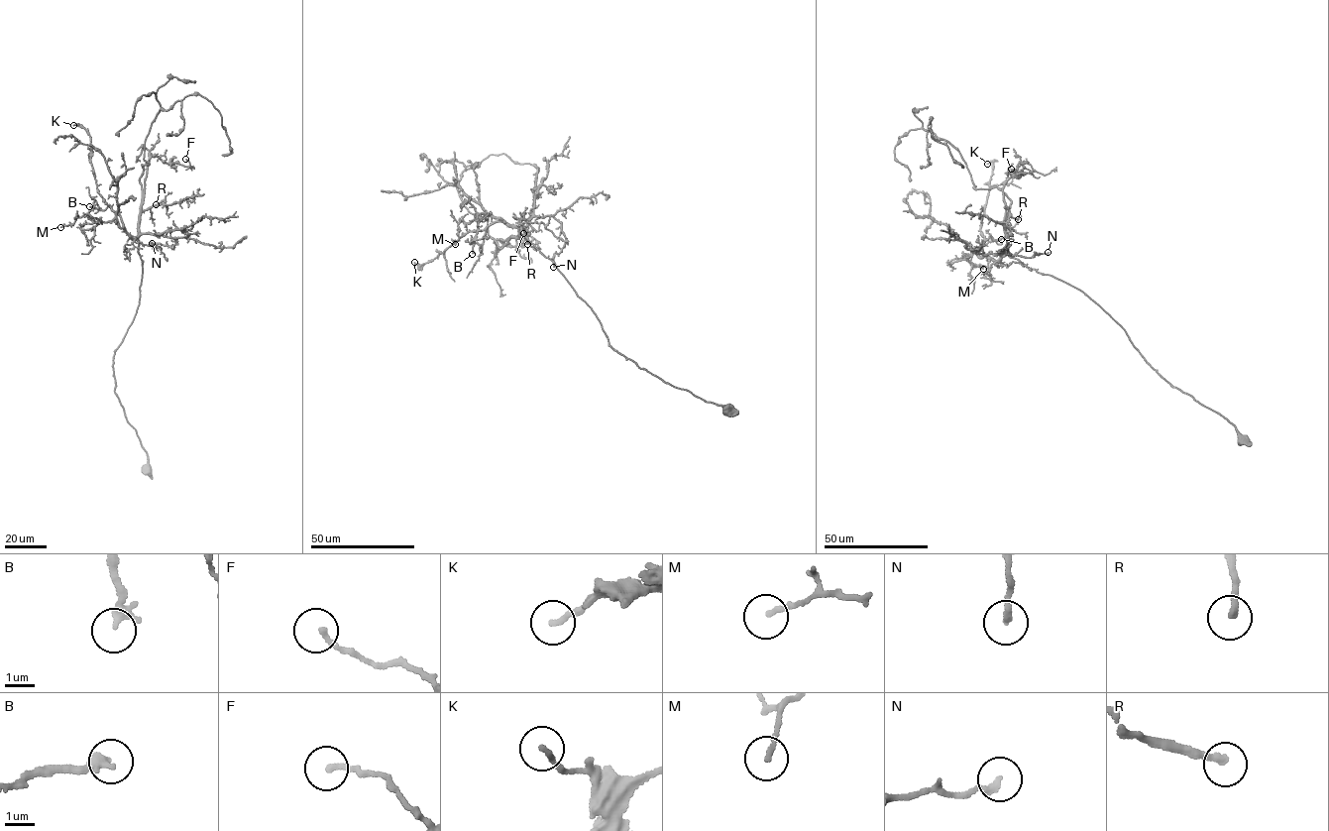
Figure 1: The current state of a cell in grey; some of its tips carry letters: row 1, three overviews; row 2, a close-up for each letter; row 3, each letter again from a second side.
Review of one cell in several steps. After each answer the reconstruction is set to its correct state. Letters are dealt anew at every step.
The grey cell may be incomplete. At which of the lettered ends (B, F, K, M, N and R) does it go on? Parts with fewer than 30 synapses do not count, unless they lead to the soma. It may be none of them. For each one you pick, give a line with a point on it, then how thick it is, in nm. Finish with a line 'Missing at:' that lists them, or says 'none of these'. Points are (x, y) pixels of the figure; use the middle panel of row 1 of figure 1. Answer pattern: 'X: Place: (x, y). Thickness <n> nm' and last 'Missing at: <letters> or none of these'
Missing at: none of these

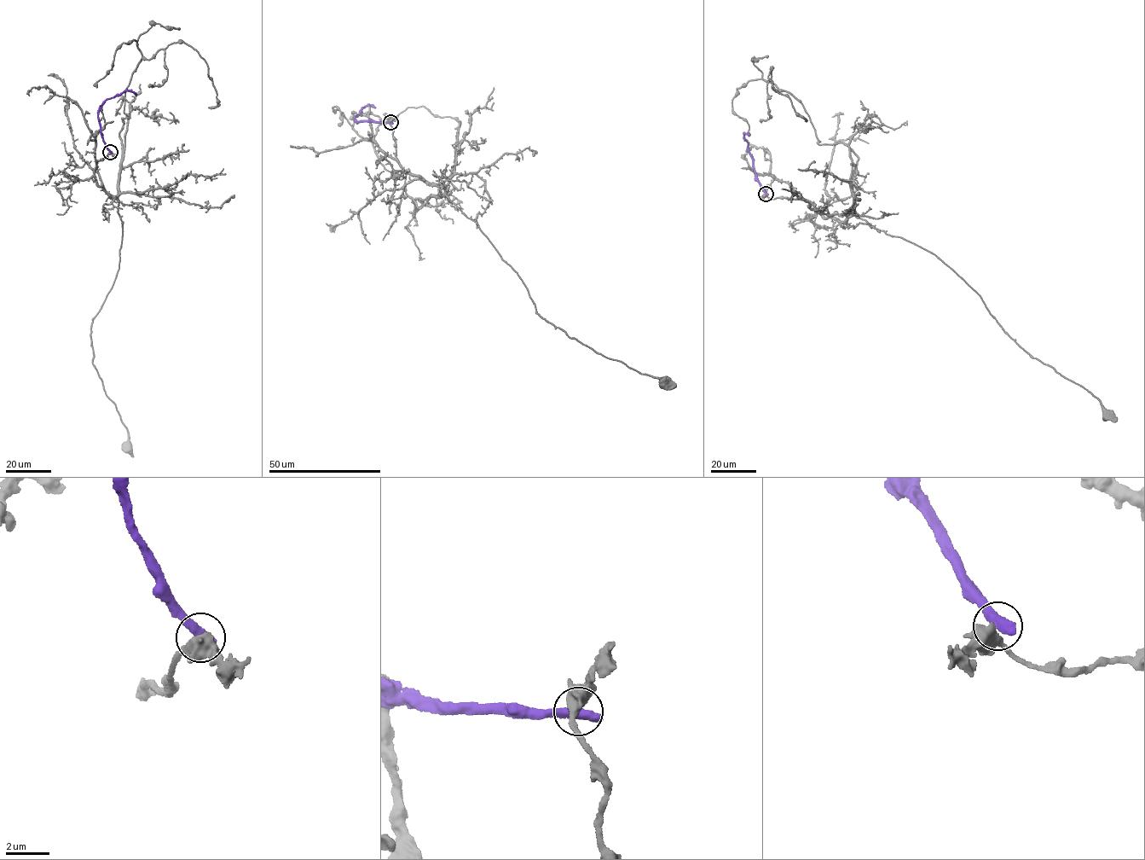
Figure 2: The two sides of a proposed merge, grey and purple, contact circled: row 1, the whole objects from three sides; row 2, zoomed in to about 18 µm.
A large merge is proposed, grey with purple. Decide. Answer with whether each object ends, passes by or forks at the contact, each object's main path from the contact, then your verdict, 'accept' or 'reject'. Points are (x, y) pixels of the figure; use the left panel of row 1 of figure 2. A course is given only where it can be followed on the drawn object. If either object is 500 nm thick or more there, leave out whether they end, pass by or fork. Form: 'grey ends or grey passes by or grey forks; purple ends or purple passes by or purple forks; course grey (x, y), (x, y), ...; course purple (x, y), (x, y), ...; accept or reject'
course grey (110, 151), (95, 162), (94, 176), (106, 191), (119, 194), (118, 267), (90, 334), (93, 363), (129, 446); course purple (110, 151), (101, 131), (100, 107), (106, 100), (125, 90), (135, 92), (135, 95); reject

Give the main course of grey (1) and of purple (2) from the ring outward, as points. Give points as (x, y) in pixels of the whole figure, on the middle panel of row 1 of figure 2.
1: (390, 122), (396, 160), (403, 170), (445, 186), (449, 200), (516, 272), (540, 316), (607, 357), (665, 382)
2: (390, 122), (356, 123), (354, 119), (364, 107), (375, 107)

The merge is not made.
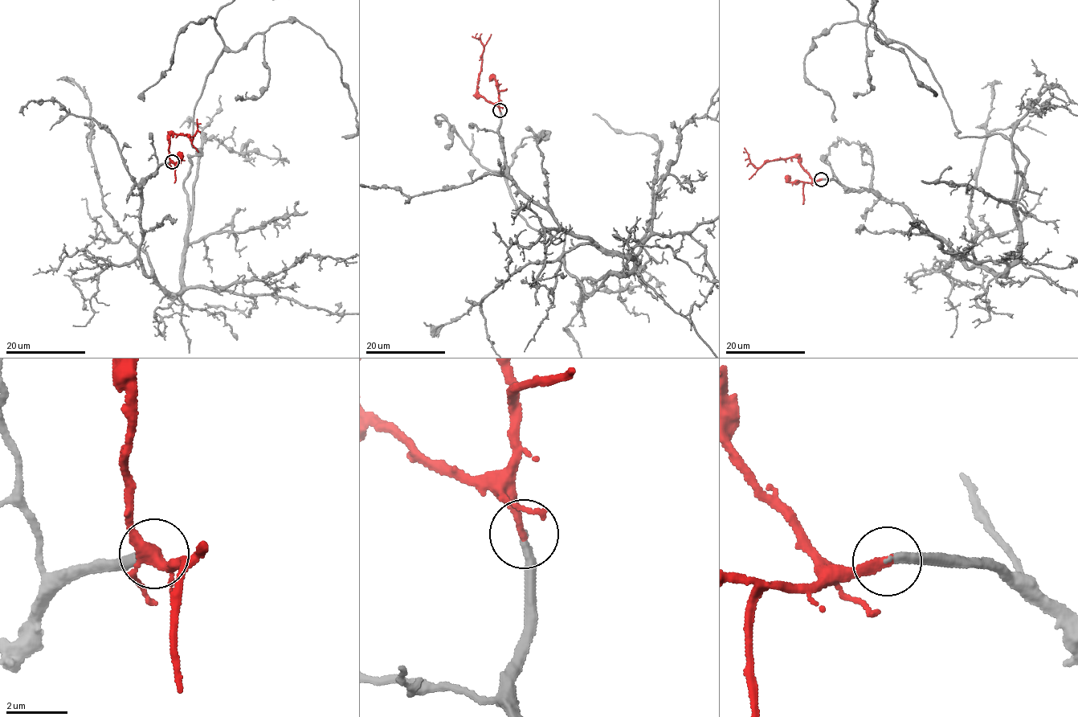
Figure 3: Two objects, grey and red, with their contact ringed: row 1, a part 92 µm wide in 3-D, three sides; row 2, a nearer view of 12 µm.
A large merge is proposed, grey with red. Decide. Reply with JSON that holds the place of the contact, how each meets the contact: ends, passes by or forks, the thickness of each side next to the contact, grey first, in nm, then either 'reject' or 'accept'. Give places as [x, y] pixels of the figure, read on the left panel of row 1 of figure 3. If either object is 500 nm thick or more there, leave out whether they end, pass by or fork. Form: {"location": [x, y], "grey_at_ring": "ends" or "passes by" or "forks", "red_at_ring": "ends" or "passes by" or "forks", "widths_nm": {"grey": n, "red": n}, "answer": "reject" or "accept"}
{"location": [172, 161], "grey_at_ring": "ends", "red_at_ring": "ends", "widths_nm": {"grey": 240, "red": 300}, "answer": "accept"}

